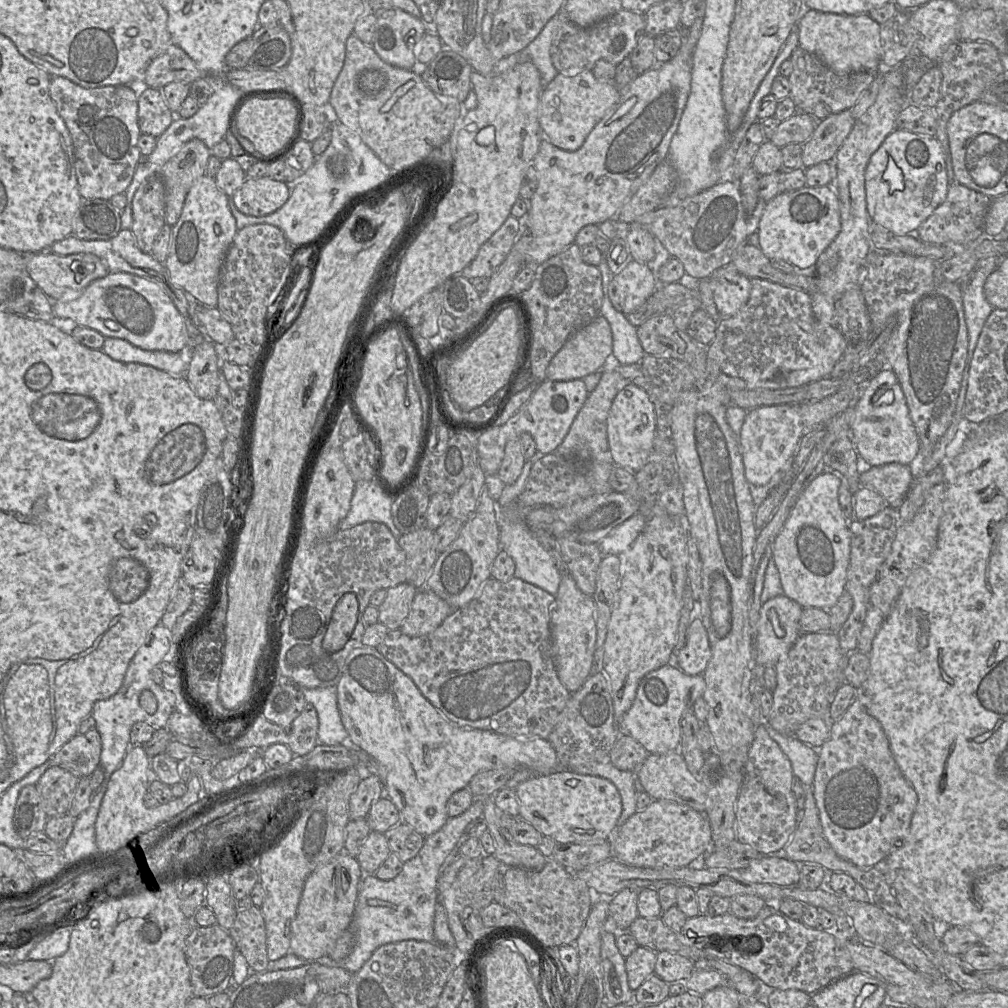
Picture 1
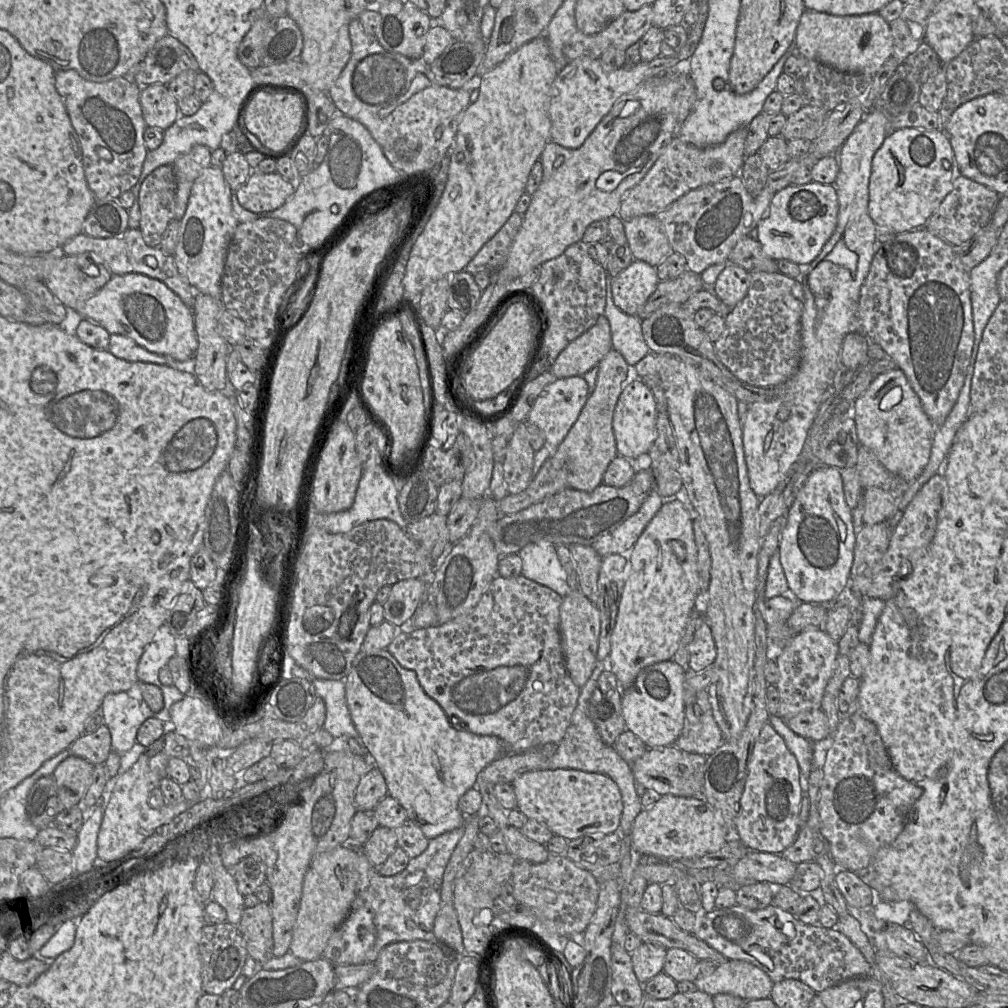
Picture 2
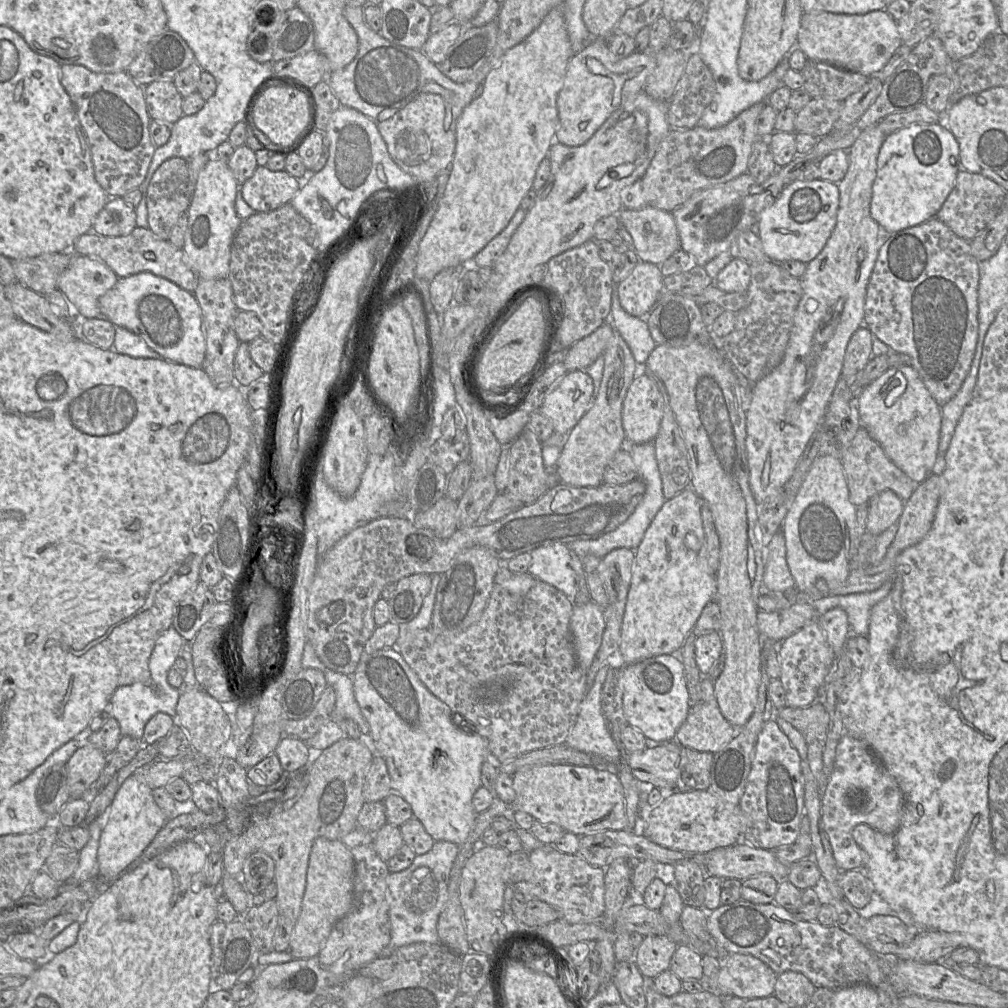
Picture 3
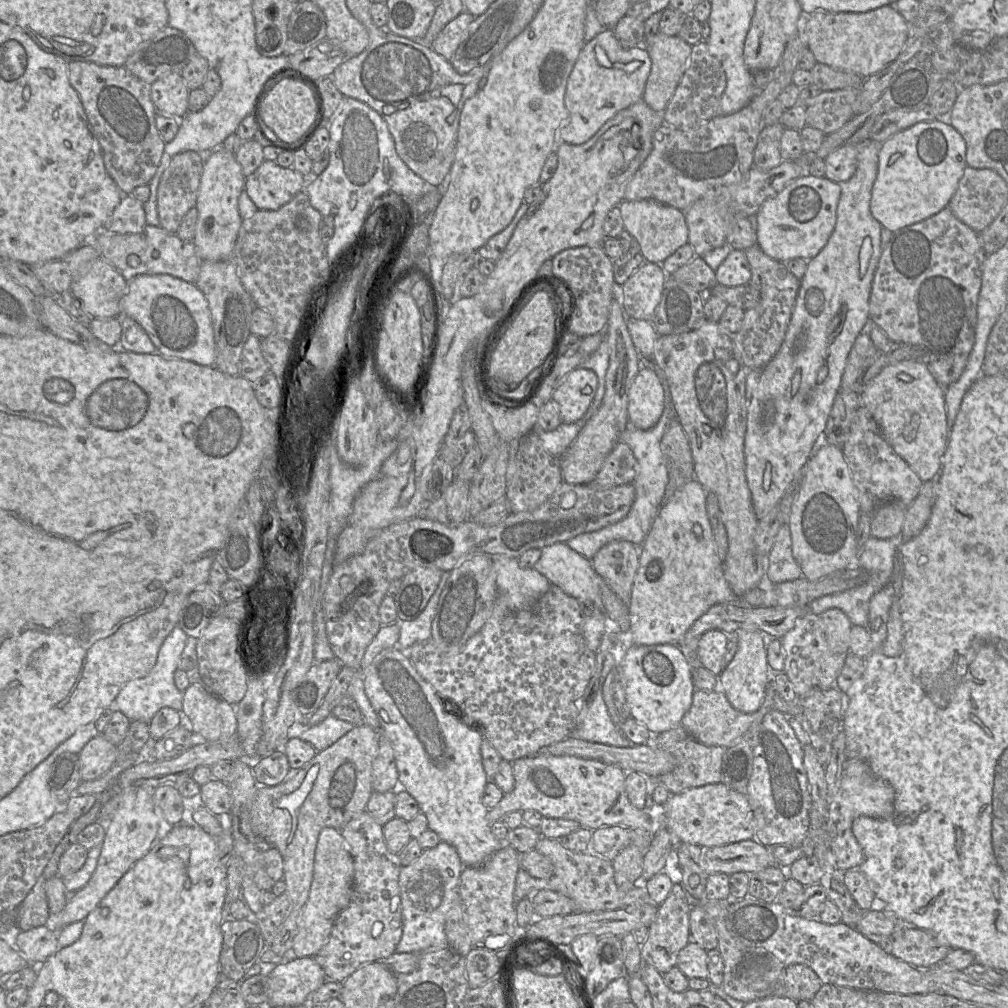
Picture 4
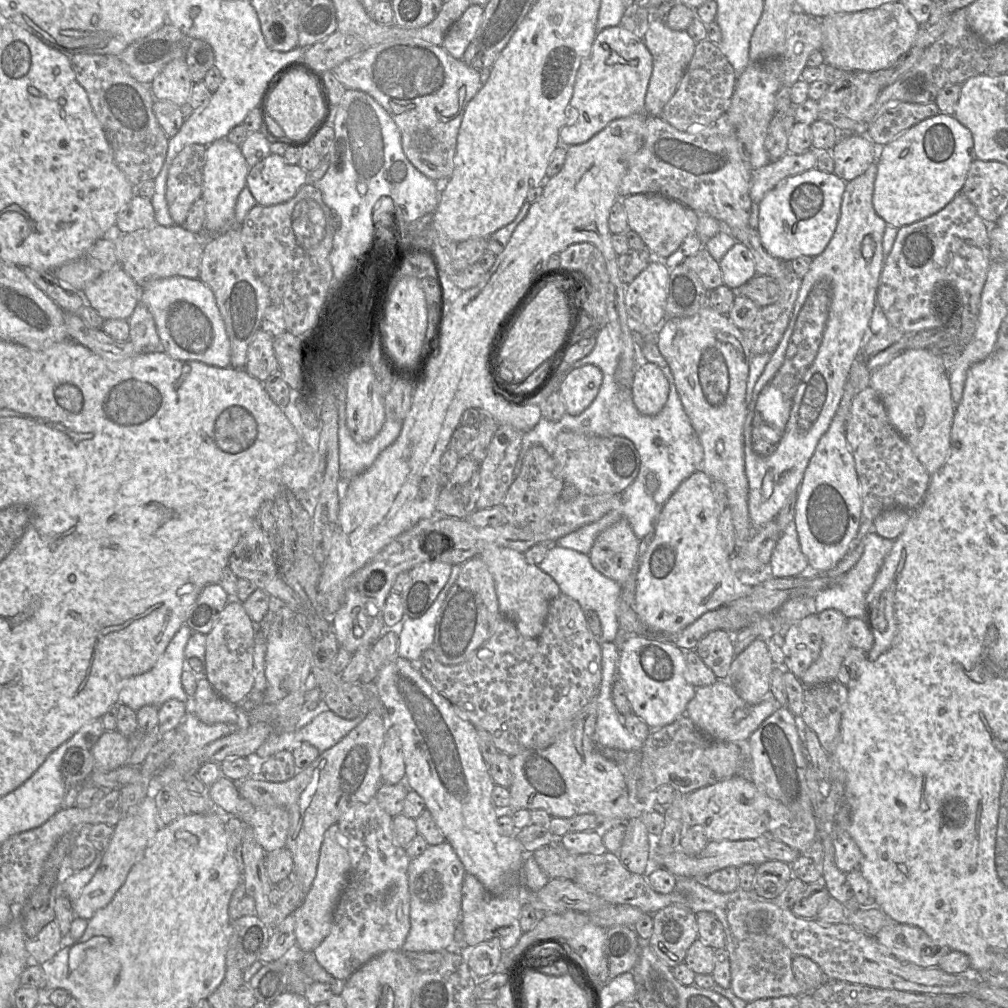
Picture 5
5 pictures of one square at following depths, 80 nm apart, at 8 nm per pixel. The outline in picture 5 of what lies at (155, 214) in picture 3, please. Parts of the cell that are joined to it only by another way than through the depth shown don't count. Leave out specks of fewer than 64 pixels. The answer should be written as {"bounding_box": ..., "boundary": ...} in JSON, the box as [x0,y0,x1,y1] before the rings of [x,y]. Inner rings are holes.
{"bounding_box":[165,144,206,225],"boundary":[[[190,144],[170,166],[165,196],[175,225],[183,225],[192,204],[202,195],[206,149],[202,144]]]}

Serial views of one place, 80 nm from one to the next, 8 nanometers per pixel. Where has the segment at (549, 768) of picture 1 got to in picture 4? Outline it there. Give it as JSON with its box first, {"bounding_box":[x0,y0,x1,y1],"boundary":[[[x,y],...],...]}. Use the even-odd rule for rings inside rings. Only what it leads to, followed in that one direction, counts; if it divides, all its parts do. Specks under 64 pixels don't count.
{"bounding_box":[361,648,506,866],"boundary":[[[399,648],[385,649],[380,652],[371,662],[371,664],[361,671],[361,675],[364,682],[365,693],[376,712],[379,720],[379,733],[384,735],[385,738],[391,743],[396,767],[398,771],[399,788],[407,791],[417,802],[420,807],[420,811],[426,816],[429,828],[434,831],[441,841],[449,843],[455,847],[461,861],[465,866],[480,866],[485,863],[495,852],[500,850],[506,845],[506,841],[497,839],[490,830],[490,824],[487,820],[488,810],[483,803],[482,797],[485,786],[489,782],[482,764],[482,756],[480,751],[481,742],[483,737],[476,727],[470,727],[462,719],[455,707],[452,707],[449,702],[443,700],[434,688],[426,682],[416,671],[415,667],[408,658],[406,652]]]}

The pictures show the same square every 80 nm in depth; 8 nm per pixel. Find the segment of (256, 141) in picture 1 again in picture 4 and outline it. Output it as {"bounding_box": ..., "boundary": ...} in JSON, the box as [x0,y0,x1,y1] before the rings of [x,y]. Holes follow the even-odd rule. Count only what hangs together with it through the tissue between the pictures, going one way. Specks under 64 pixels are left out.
{"bounding_box":[257,80,315,145],"boundary":[[[283,80],[260,103],[257,116],[288,145],[299,139],[315,119],[312,91],[303,83]]]}

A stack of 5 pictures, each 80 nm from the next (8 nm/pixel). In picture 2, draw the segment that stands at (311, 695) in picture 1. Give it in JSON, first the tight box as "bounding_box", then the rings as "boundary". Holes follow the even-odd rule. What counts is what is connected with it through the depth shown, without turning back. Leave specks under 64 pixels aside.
{"bounding_box":[312,679,359,748],"boundary":[[[312,679],[312,683],[316,695],[325,703],[323,728],[335,738],[331,748],[343,748],[336,739],[342,736],[359,737],[348,709],[344,680]]]}

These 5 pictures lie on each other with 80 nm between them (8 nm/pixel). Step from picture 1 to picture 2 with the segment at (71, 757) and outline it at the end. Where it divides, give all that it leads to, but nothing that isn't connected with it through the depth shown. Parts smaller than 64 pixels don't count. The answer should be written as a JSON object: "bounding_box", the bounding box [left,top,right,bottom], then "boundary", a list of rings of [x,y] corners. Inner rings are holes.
{"bounding_box":[68,723,112,766],"boundary":[[[103,723],[95,732],[81,735],[68,749],[70,755],[83,758],[94,766],[103,763],[112,752],[110,731]]]}

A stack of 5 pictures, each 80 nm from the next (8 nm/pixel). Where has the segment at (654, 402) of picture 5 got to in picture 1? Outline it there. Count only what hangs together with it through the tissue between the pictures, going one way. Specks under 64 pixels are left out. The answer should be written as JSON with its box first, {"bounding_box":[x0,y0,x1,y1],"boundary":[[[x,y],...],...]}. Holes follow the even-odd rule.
{"bounding_box":[607,383,655,473],"boundary":[[[633,383],[618,391],[607,418],[608,446],[614,465],[632,473],[641,470],[652,453],[655,435],[655,408],[647,393]]]}

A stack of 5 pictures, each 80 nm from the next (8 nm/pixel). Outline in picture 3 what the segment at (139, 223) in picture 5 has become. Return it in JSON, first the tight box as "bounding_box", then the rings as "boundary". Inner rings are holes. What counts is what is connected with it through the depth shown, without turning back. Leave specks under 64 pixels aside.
{"bounding_box":[92,197,136,236],"boundary":[[[110,197],[93,221],[92,232],[103,236],[126,236],[136,227],[135,207],[127,204],[123,197]]]}

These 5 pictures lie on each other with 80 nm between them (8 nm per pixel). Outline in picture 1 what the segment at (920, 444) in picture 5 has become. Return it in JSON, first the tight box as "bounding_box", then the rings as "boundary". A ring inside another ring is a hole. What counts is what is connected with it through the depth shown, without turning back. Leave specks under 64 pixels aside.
{"bounding_box":[851,369,919,467],"boundary":[[[891,369],[881,370],[864,386],[854,408],[851,438],[860,458],[872,467],[888,463],[910,465],[919,454],[919,438],[906,398]]]}

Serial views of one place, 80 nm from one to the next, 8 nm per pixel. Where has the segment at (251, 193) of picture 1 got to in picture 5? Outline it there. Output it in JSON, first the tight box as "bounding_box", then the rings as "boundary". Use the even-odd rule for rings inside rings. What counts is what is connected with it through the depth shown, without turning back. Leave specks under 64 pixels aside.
{"bounding_box":[246,153,307,205],"boundary":[[[272,153],[250,168],[246,186],[257,204],[277,205],[292,199],[306,184],[307,175],[298,164],[288,164],[283,156]]]}

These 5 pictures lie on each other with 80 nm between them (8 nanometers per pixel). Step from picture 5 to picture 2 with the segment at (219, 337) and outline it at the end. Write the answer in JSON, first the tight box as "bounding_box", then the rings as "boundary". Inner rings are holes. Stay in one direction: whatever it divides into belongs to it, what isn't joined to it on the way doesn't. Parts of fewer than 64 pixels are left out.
{"bounding_box":[78,274,198,362],"boundary":[[[143,274],[112,275],[78,313],[110,334],[129,337],[146,350],[178,362],[193,360],[198,348],[193,311],[163,282]]]}

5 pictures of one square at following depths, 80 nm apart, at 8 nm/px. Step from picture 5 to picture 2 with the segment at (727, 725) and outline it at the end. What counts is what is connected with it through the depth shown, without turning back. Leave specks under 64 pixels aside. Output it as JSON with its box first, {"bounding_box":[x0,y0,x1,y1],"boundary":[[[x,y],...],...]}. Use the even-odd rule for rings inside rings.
{"bounding_box":[674,712,724,757],"boundary":[[[707,712],[701,715],[700,721],[695,725],[688,725],[685,719],[682,734],[674,745],[684,752],[708,757],[724,742],[712,712]]]}

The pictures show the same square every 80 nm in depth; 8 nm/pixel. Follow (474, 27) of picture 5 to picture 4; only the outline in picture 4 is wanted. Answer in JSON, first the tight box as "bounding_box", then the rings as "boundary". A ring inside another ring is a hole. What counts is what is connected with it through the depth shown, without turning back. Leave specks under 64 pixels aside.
{"bounding_box":[431,9,475,61],"boundary":[[[465,9],[444,26],[432,42],[431,48],[449,61],[465,39],[468,28],[474,19],[475,17]]]}

